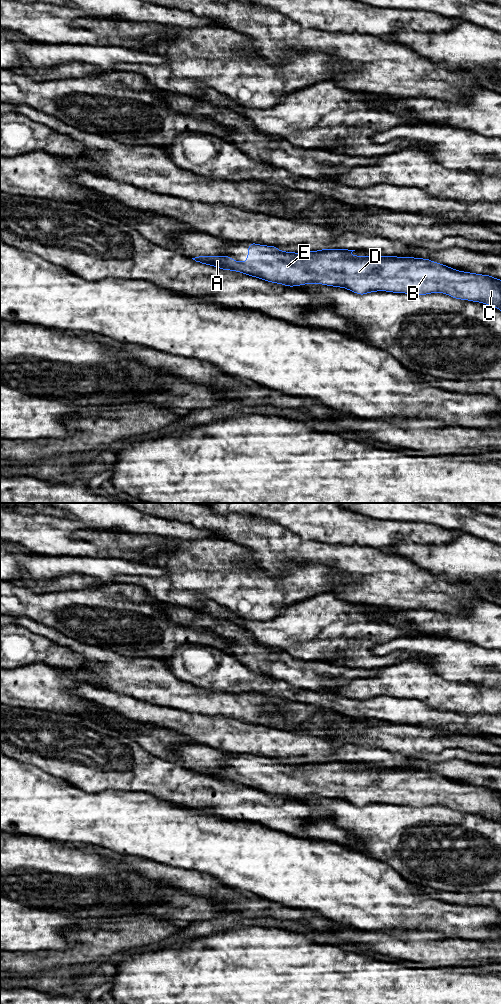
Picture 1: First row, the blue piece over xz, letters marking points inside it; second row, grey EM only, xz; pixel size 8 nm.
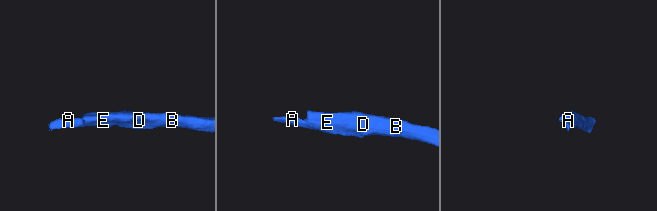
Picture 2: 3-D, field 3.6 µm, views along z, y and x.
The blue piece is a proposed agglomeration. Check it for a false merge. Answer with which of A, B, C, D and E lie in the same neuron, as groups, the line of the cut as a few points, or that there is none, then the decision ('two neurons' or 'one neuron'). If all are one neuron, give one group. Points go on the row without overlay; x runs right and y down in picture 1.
A B C D E | no cut | one neuron

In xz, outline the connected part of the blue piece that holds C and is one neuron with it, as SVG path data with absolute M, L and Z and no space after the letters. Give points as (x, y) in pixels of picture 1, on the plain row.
M249 755L248 772L241 775L224 768L197 768L196 774L216 778L224 782L239 783L265 793L288 799L301 796L325 796L343 799L363 807L373 803L389 803L424 807L440 804L456 811L482 814L501 822L501 792L488 787L457 783L445 777L421 770L396 768L353 768L350 761L323 761L302 765L282 764L275 758Z

